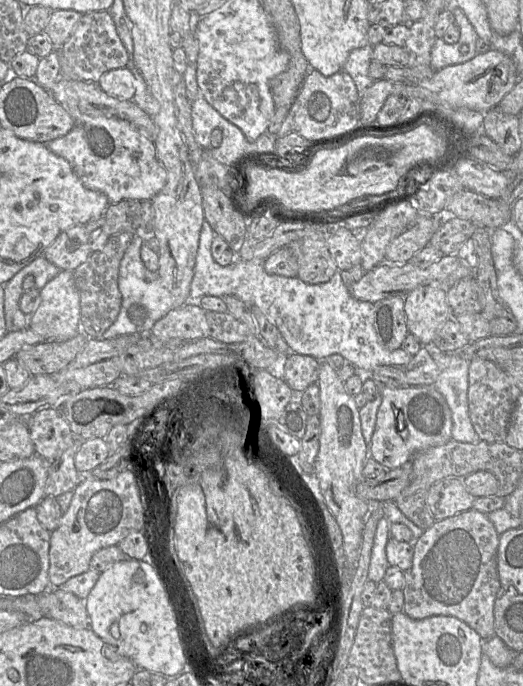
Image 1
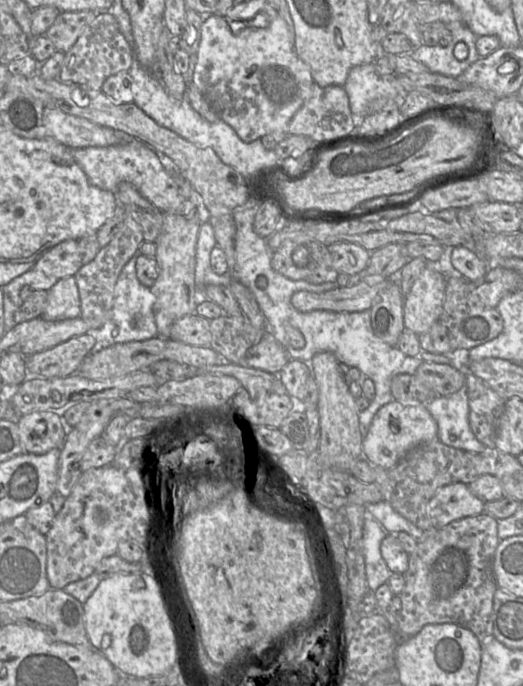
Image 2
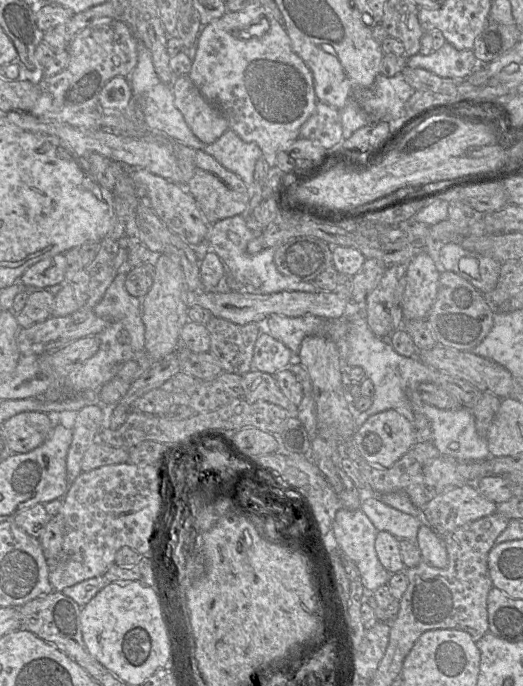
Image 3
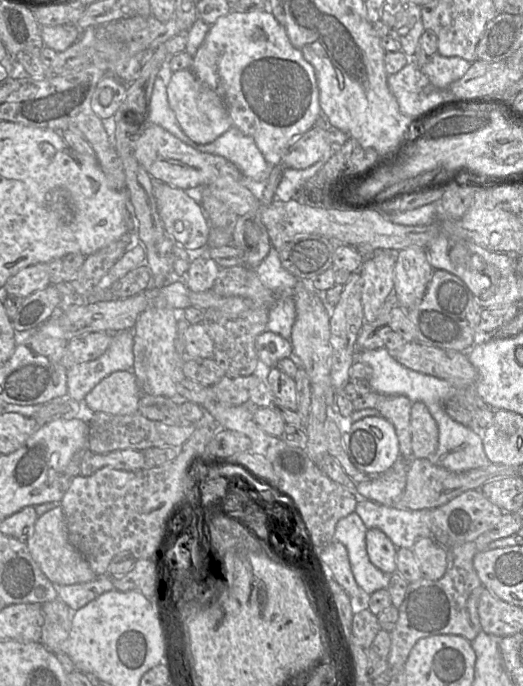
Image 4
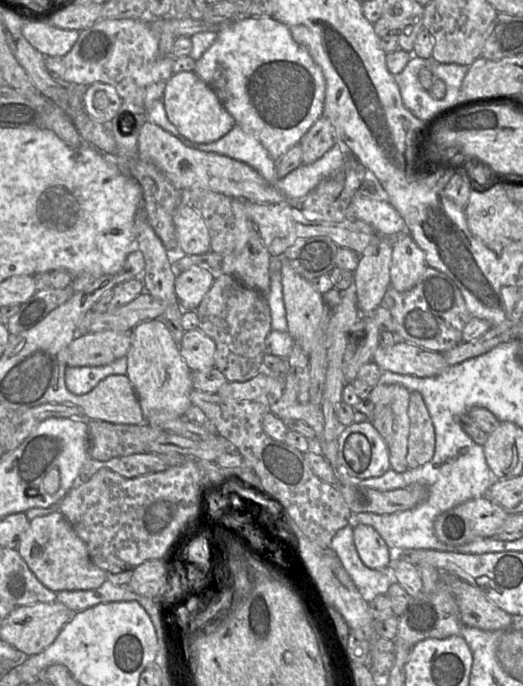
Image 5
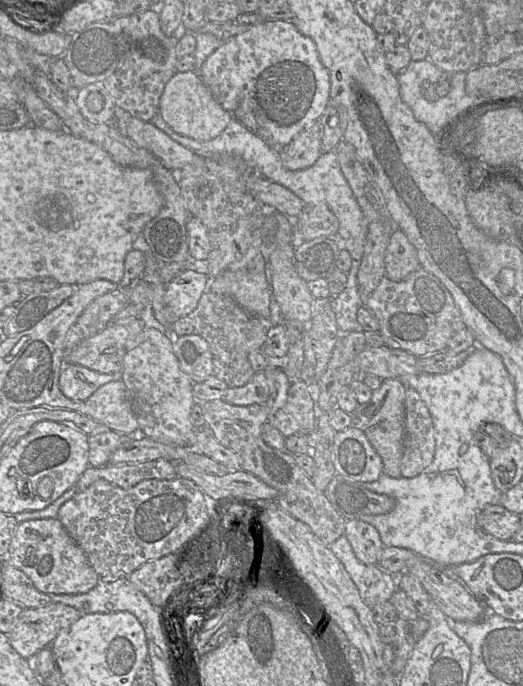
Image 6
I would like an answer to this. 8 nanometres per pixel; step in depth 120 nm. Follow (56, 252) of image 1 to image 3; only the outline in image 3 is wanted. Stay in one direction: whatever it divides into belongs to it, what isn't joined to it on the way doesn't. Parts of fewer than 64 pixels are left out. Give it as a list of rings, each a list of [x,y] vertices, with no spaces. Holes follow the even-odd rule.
[[[57,254],[31,265],[20,277],[20,282],[28,287],[45,288],[65,282],[66,259]]]

